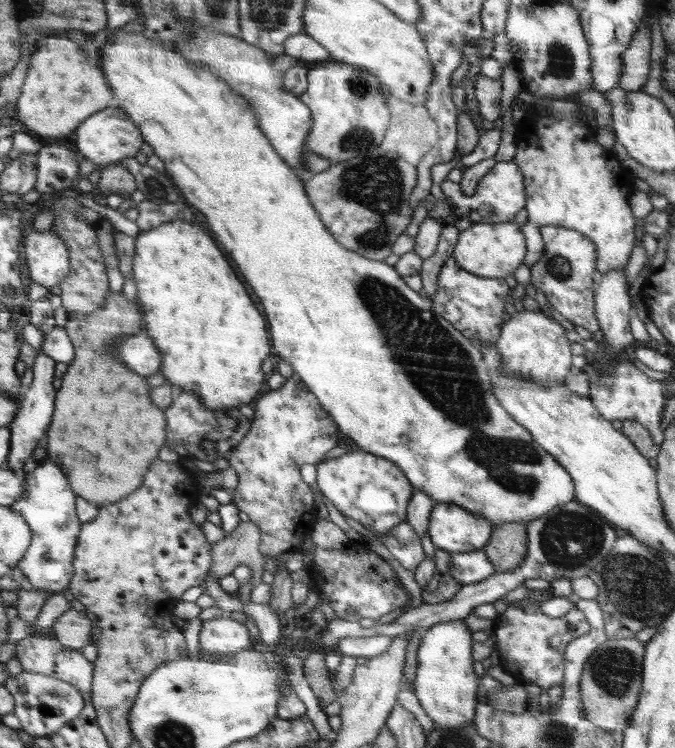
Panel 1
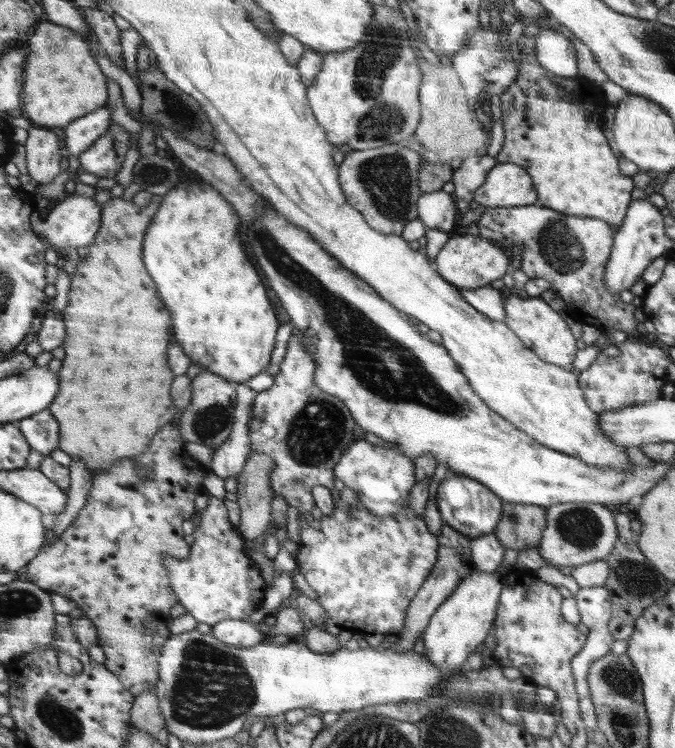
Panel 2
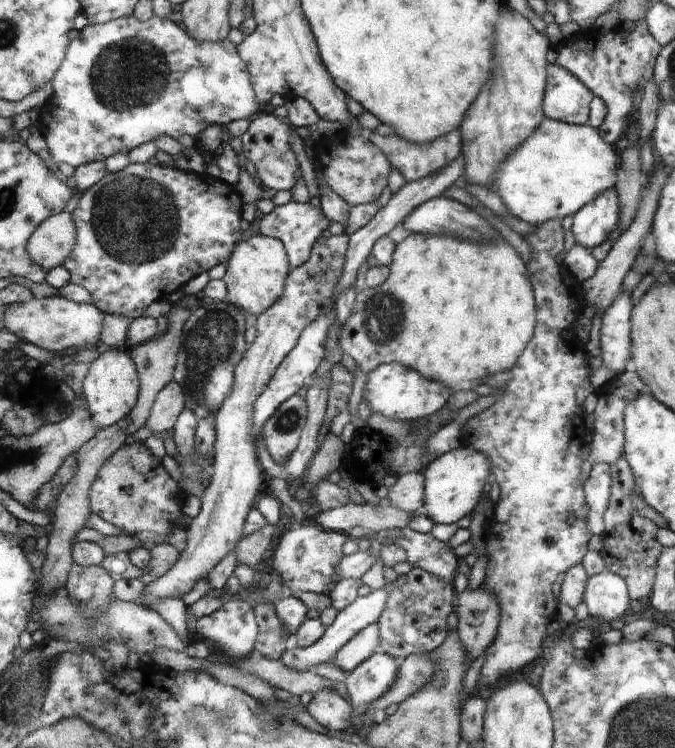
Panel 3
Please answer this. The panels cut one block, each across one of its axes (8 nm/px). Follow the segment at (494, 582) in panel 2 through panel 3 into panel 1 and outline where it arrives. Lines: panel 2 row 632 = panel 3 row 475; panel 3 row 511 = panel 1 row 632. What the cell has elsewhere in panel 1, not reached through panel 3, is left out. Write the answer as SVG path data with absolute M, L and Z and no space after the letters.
M464 619L448 620L438 623L423 632L418 647L418 668L415 678L415 693L420 706L436 727L460 728L474 722L476 708L476 688L478 680L472 670L472 630L464 624Z

